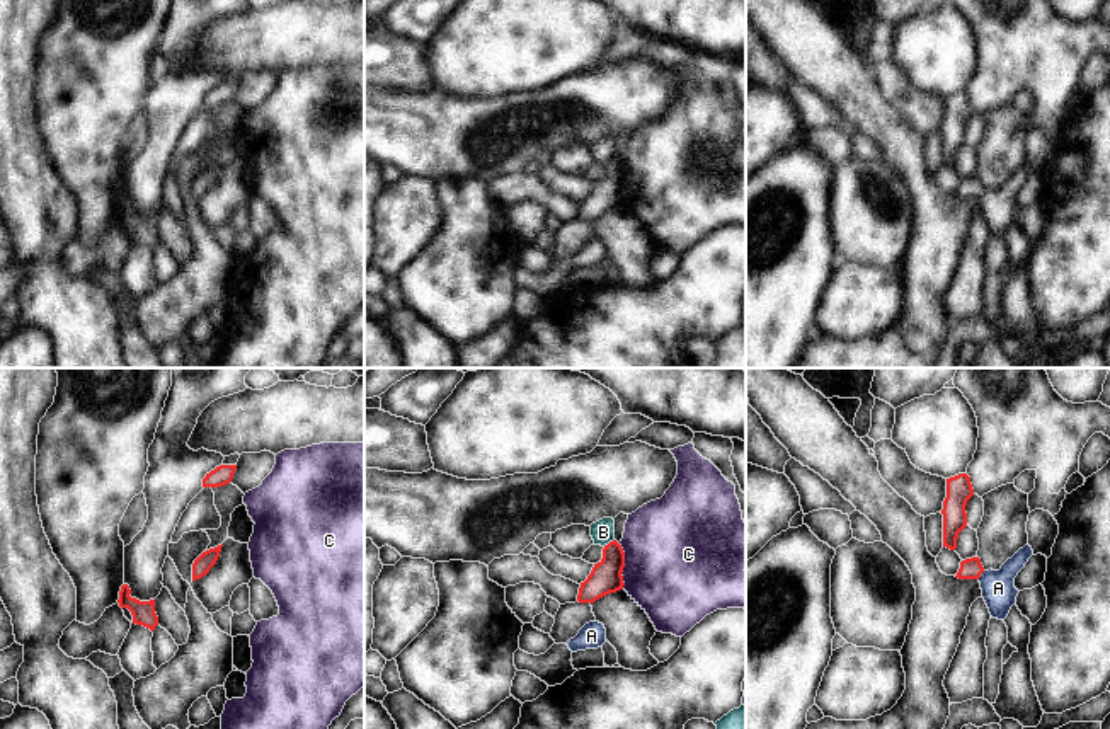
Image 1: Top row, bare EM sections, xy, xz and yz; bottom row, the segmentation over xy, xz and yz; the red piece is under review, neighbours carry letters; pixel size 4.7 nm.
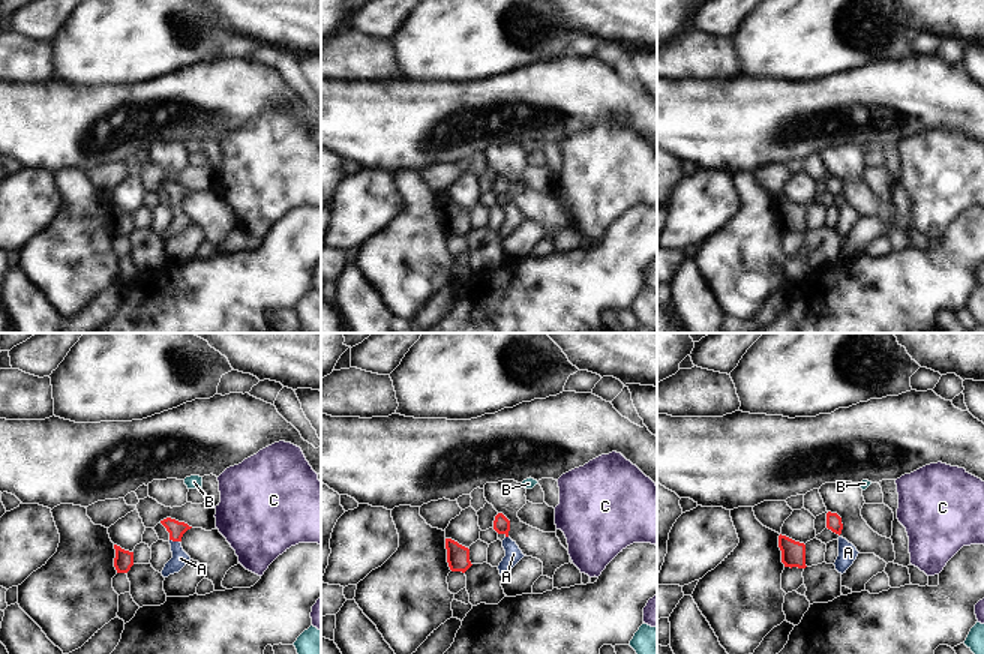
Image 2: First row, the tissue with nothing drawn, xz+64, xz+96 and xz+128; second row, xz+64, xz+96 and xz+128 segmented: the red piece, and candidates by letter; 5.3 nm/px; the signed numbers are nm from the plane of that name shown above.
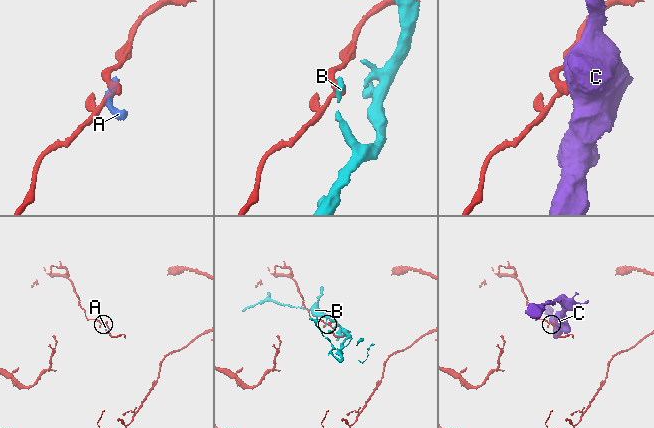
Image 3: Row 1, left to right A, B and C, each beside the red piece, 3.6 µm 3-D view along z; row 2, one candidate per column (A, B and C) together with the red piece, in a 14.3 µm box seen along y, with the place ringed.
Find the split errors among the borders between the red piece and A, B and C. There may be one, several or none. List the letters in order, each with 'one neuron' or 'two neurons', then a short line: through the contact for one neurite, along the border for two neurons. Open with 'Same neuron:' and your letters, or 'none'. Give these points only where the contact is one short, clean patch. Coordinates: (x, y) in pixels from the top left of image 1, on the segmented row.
Same neuron: A
A: one neuron; line yz (971, 568), (981, 573), (998, 588)
B: two neurons
C: two neurons; line xz (618, 544), (623, 552), (623, 588)

